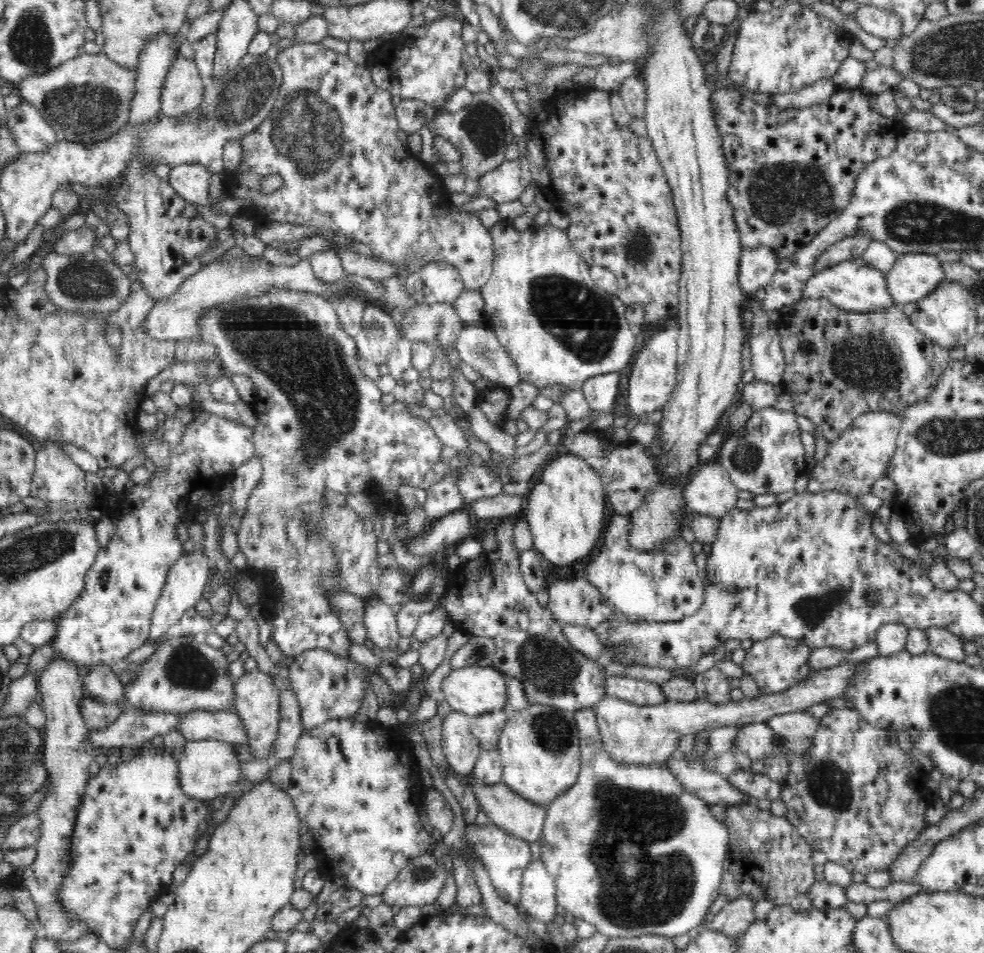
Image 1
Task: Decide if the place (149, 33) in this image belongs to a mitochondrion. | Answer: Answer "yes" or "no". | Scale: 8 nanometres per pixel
no

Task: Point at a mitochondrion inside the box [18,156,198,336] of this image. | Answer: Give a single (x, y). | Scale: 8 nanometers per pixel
(78, 279)

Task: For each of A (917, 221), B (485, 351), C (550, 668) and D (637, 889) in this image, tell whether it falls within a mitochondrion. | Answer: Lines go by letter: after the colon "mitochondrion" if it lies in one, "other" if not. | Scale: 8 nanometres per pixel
A: mitochondrion
B: mitochondrion
C: mitochondrion
D: mitochondrion

